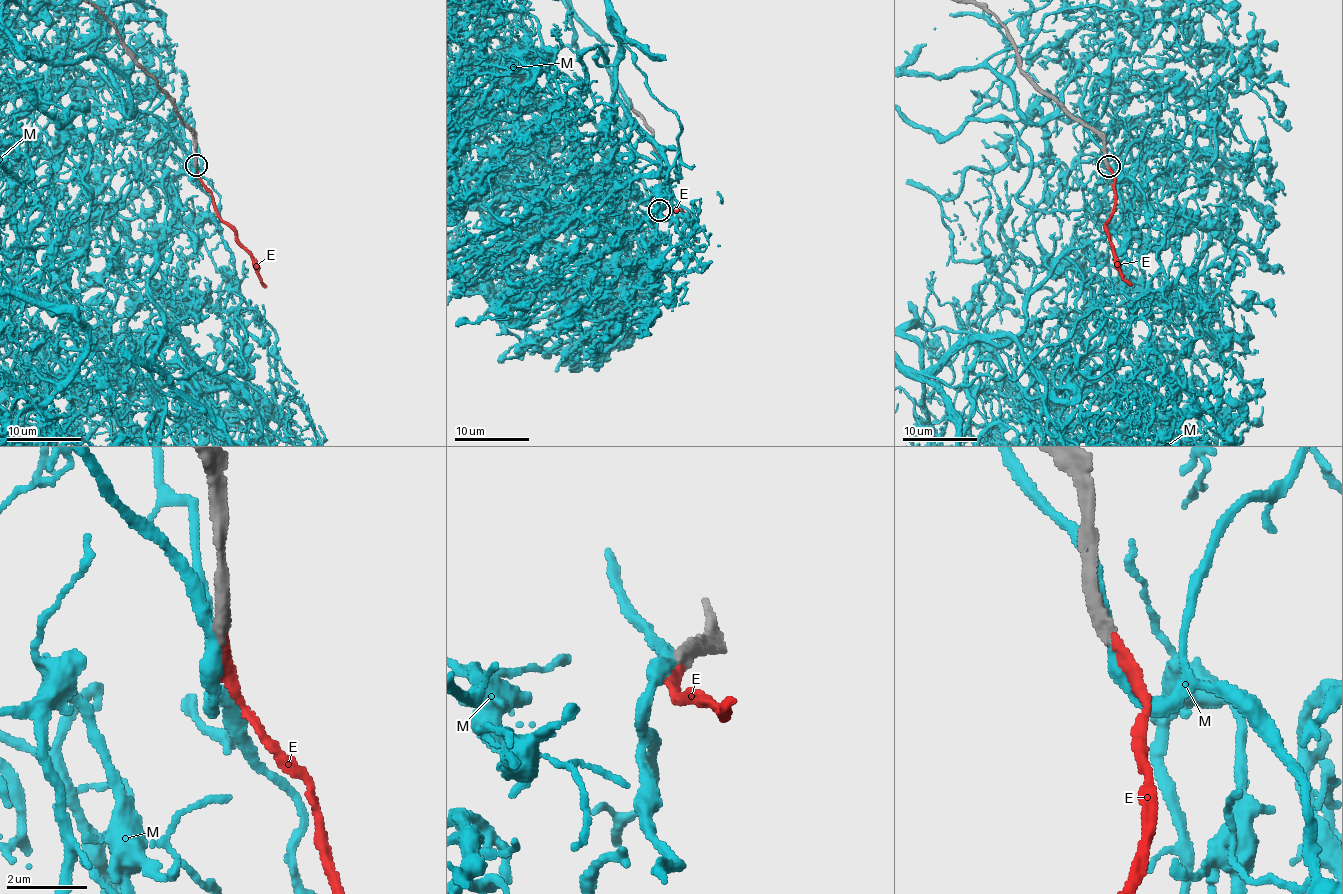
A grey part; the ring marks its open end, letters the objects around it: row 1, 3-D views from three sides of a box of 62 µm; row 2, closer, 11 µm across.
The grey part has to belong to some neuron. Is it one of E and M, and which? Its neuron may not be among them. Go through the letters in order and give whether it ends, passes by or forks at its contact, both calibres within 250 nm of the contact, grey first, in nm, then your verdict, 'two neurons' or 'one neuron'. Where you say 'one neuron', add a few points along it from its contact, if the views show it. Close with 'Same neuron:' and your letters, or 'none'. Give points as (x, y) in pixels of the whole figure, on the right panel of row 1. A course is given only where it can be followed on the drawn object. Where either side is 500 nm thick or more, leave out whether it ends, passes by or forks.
E: it ends | 340/240 nm | one neuron | via (1108, 167), (1115, 194), (1114, 211), (1104, 228), (1117, 257), (1120, 274), (1131, 285)
M: it passes by | 360/320 nm | two neurons
Same neuron: E

